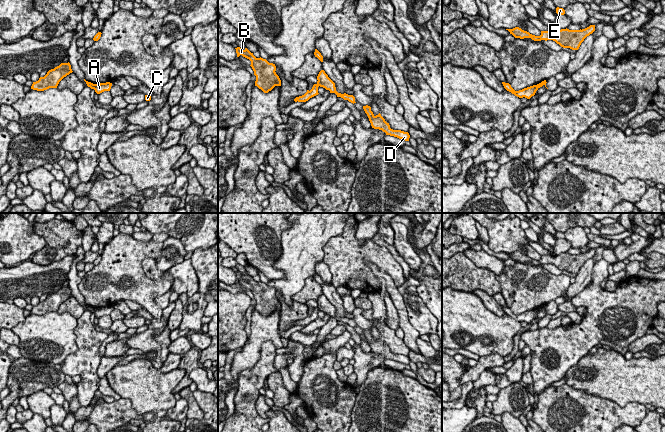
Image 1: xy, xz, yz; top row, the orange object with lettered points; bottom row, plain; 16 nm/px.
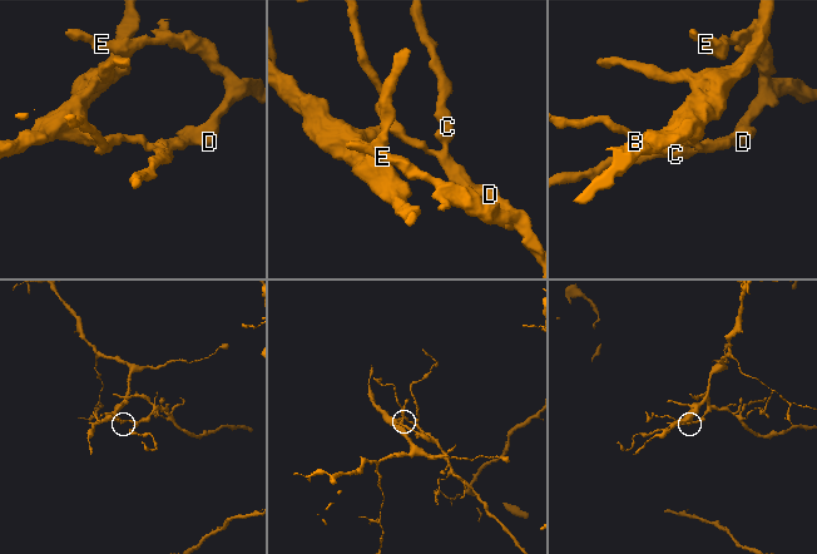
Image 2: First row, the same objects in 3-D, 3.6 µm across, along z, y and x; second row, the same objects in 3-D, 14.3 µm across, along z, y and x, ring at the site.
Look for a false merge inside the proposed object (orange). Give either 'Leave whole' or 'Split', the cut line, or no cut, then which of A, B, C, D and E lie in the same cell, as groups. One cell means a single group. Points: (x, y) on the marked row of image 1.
Split. Split along xy (95, 84), (93, 88). Groups: A C D E / B

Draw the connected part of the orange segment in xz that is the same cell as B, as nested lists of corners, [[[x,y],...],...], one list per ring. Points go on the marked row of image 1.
[[[240,47],[235,48],[237,57],[242,55],[243,57],[251,61],[251,67],[256,76],[255,86],[261,89],[264,93],[268,93],[275,86],[281,86],[281,80],[276,74],[276,66],[273,63],[269,63],[266,59],[256,58],[247,48],[244,50]]]

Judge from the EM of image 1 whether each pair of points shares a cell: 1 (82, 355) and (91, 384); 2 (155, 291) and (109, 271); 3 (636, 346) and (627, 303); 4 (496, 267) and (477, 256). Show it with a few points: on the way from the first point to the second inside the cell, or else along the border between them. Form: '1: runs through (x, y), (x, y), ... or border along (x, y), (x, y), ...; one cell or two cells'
1: runs through (85, 362), (89, 377); one cell
2: runs through (144, 288), (132, 276), (120, 274); one cell
3: border along (646, 334), (636, 338), (627, 350); two cells
4: runs through (491, 262), (482, 259); one cell

